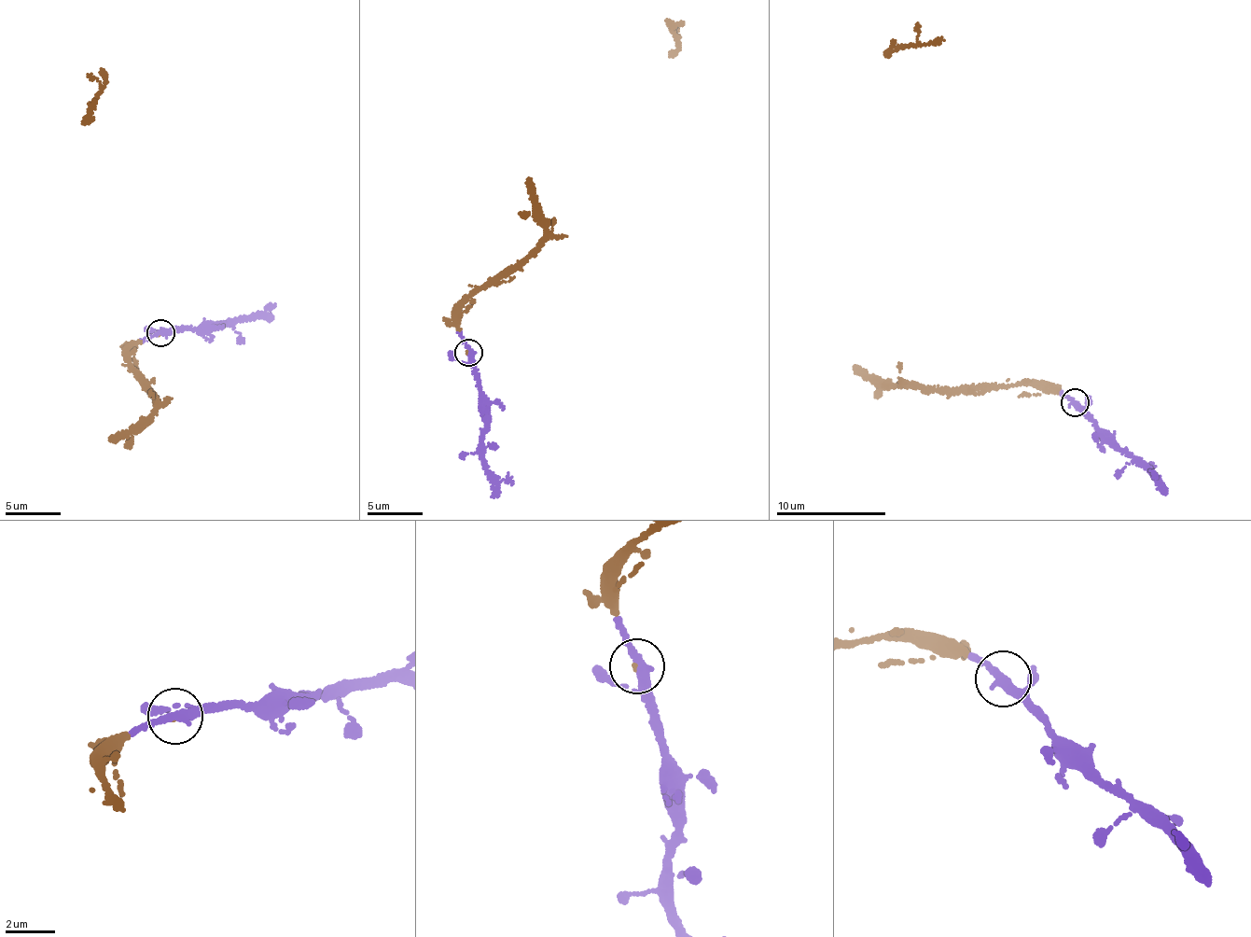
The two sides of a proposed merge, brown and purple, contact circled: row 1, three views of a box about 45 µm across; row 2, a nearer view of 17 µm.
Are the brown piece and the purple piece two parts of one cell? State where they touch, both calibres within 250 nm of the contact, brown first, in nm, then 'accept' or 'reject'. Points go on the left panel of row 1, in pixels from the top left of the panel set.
(160, 333) | 100/280 nm | accept

